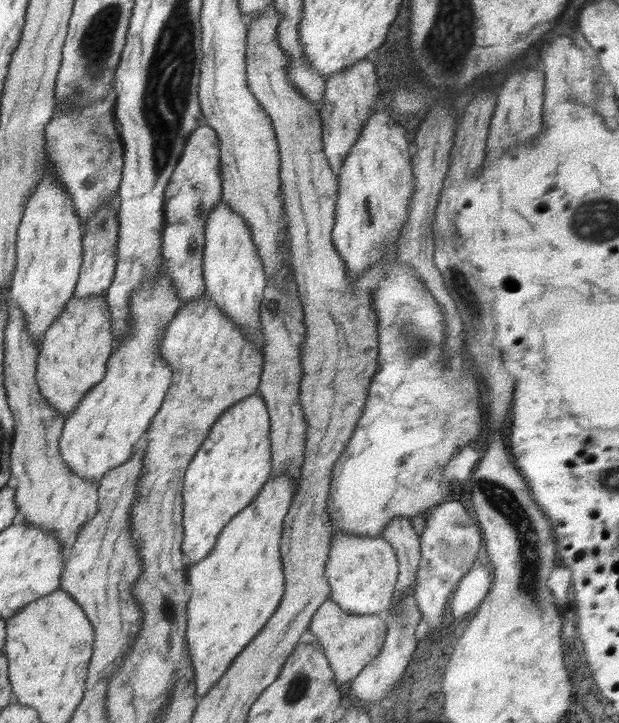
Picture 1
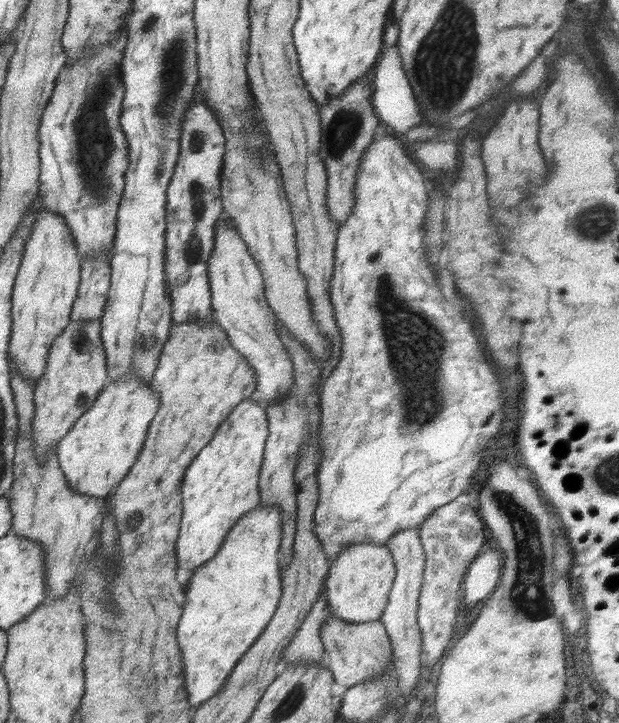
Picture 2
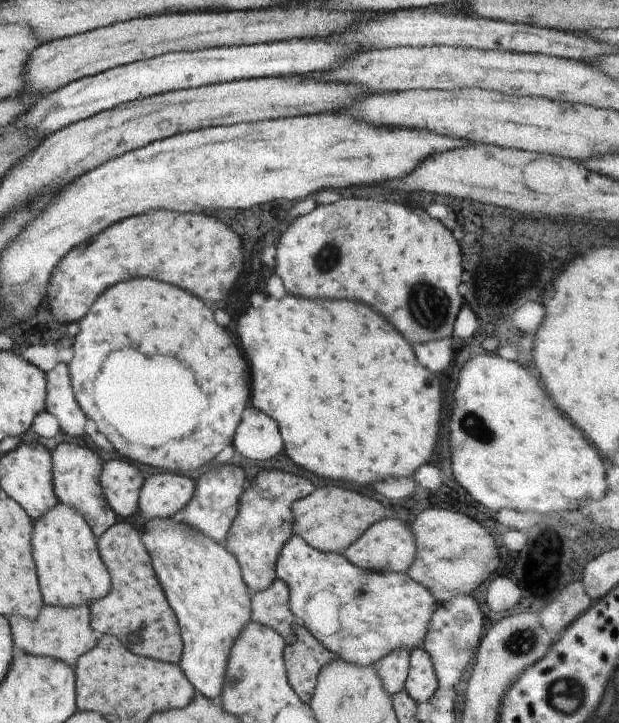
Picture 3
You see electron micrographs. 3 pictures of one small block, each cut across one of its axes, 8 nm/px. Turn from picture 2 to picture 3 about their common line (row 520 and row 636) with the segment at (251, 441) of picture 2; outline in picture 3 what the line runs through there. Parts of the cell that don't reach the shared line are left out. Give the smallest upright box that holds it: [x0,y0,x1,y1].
[141,518,251,701]

